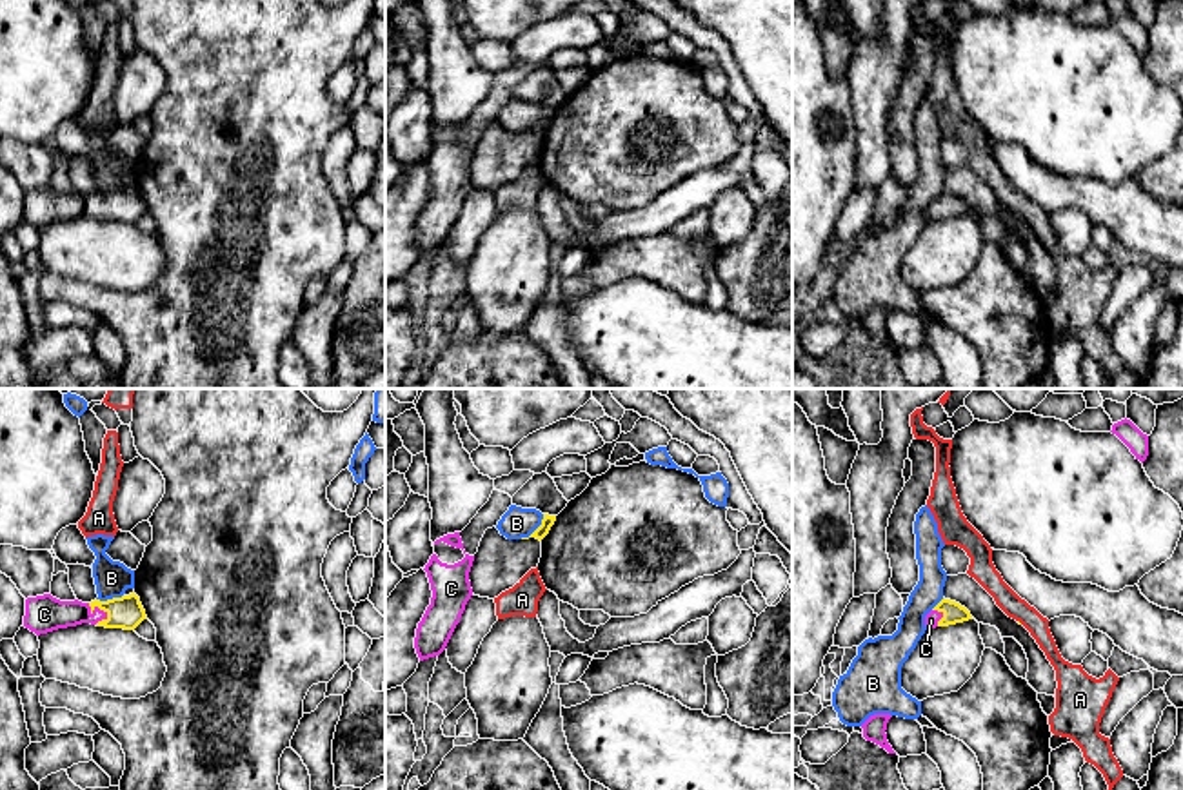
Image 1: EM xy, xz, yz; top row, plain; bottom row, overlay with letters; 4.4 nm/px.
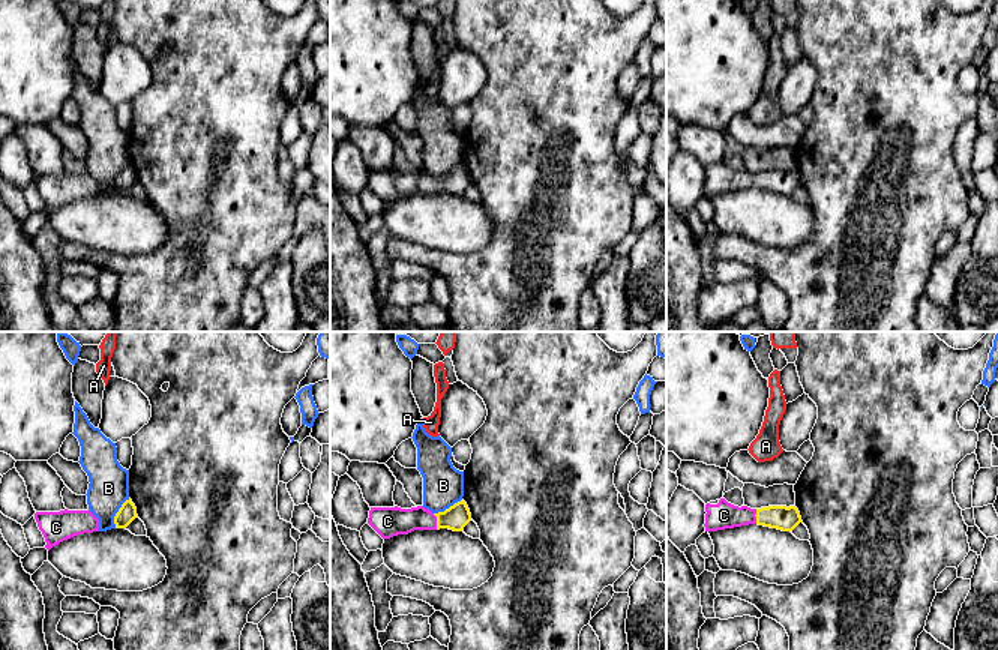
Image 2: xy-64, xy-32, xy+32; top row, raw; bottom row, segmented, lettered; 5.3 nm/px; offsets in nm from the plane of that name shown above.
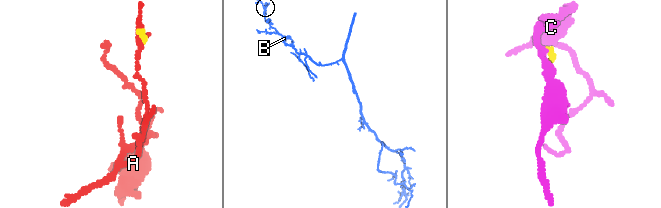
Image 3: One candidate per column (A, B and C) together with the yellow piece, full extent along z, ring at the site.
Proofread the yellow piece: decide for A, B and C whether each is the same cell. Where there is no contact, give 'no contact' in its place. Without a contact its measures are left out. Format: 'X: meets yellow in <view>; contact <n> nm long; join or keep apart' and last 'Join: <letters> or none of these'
A: no contact; keep apart
B: meets yellow in xz; contact 160 nm long; keep apart
C: meets yellow in xy; contact 120 nm long; join
Join: C

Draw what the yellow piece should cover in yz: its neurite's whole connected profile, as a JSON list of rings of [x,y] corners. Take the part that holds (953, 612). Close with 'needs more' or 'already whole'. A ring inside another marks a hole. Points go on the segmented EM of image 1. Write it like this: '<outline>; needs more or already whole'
[[[941,599],[927,616],[925,627],[949,627],[972,619],[970,612],[956,601]]]; needs more

